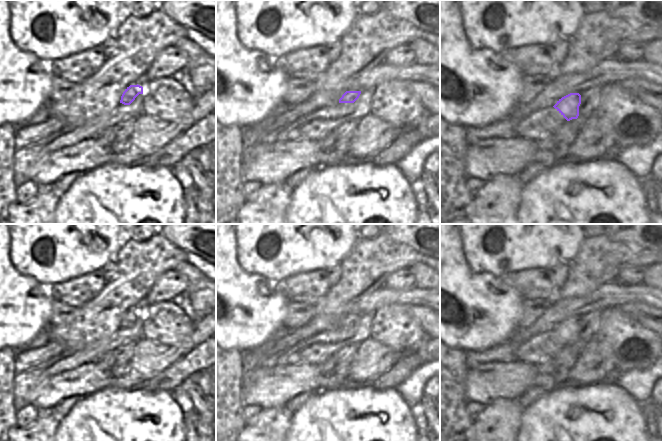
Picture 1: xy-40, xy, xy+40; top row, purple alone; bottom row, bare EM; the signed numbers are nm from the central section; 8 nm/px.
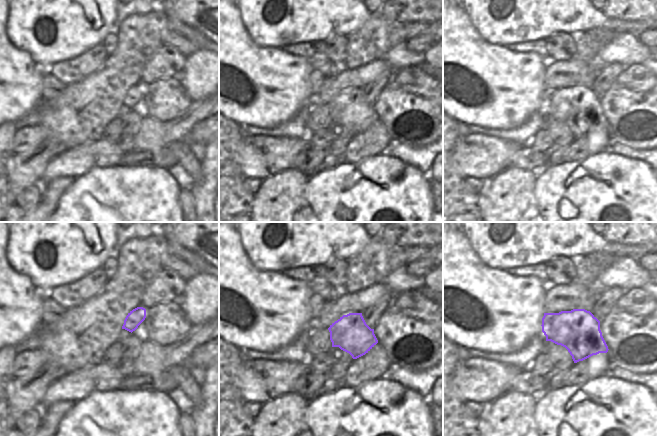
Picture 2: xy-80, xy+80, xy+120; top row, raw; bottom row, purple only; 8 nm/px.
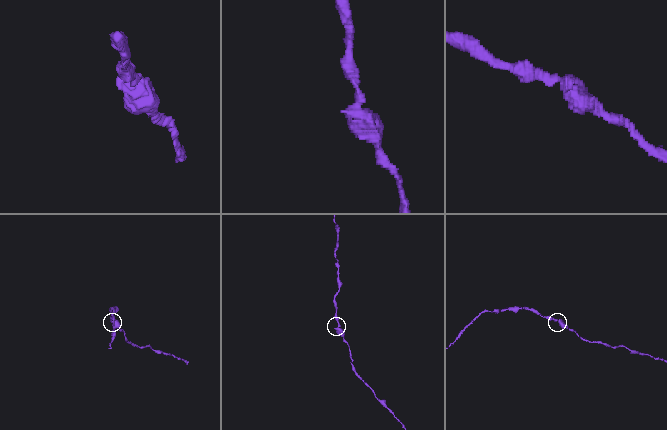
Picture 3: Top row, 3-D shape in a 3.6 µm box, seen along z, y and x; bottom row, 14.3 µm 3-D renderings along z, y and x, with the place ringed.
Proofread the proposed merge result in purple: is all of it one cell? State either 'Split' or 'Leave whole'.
Leave whole

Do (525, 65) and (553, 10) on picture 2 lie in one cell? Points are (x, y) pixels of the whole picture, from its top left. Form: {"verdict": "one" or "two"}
{"verdict": "two"}

